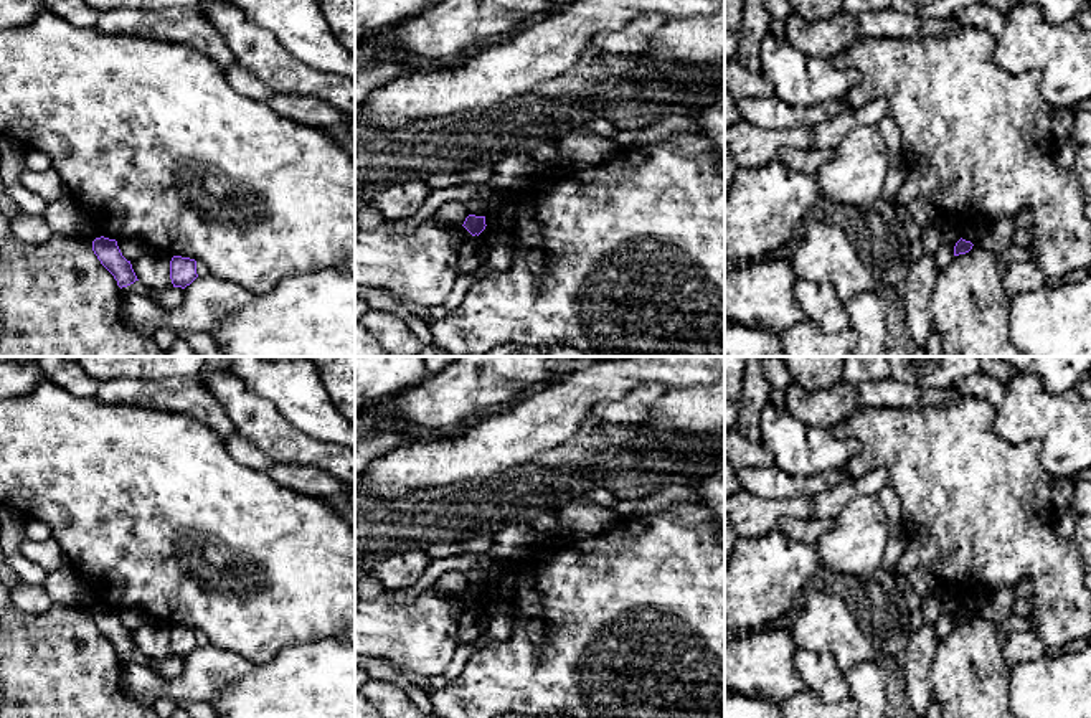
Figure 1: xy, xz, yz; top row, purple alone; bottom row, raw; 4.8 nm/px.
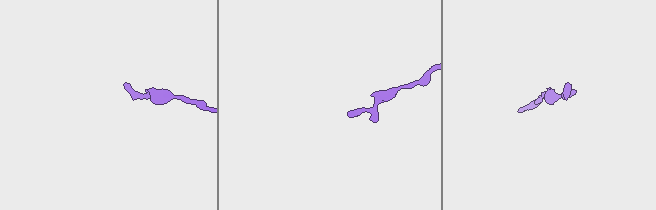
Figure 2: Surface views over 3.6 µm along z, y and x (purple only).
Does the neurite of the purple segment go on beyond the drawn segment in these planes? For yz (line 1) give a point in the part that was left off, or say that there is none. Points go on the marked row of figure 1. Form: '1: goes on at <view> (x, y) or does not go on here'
1: does not go on here

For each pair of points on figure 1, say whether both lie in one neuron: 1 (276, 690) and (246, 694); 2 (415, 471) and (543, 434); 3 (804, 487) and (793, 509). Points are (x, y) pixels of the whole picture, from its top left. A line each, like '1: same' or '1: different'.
1: same
2: same
3: different

